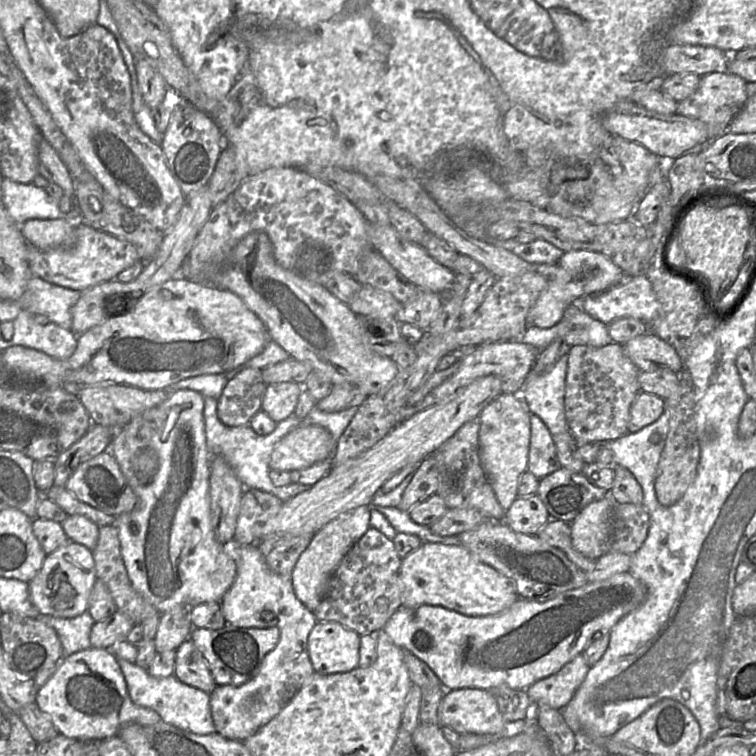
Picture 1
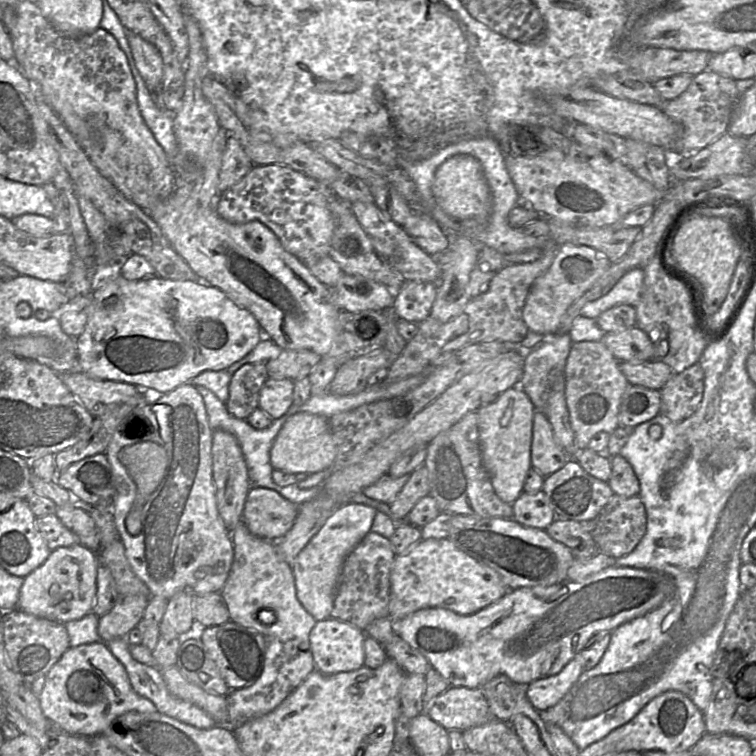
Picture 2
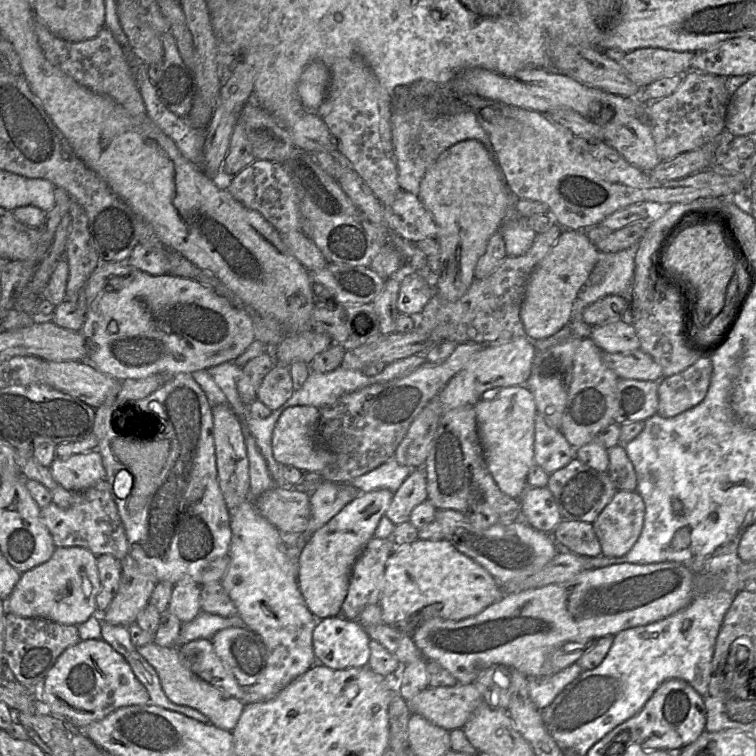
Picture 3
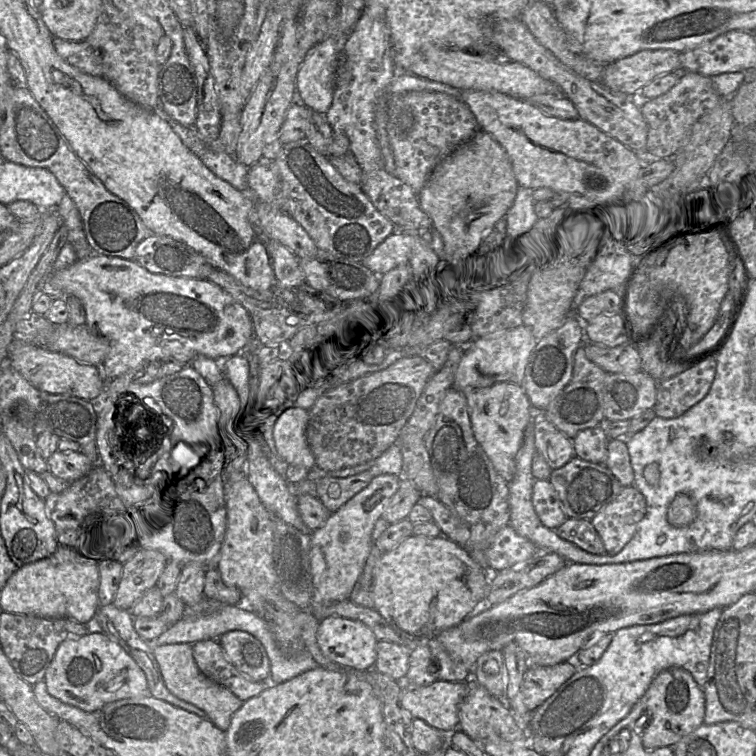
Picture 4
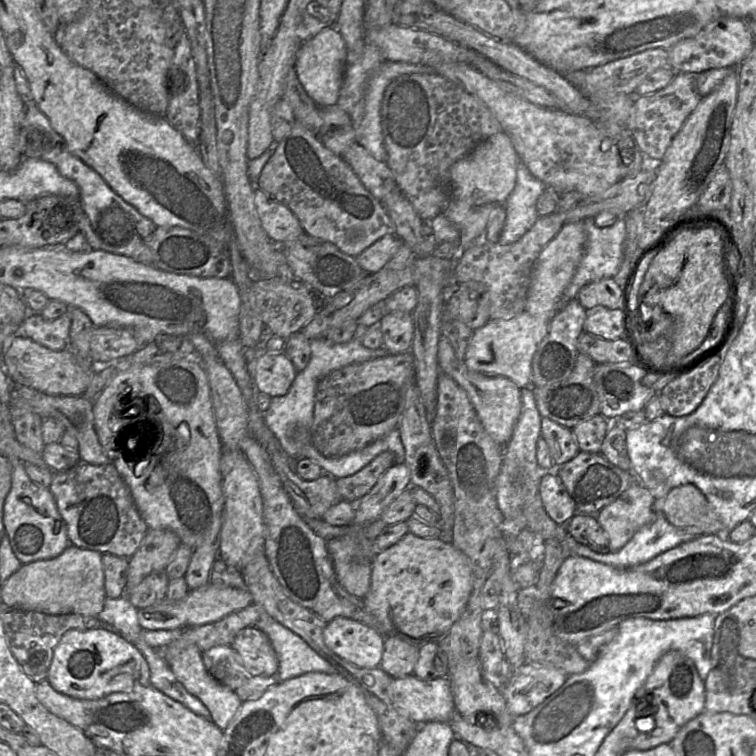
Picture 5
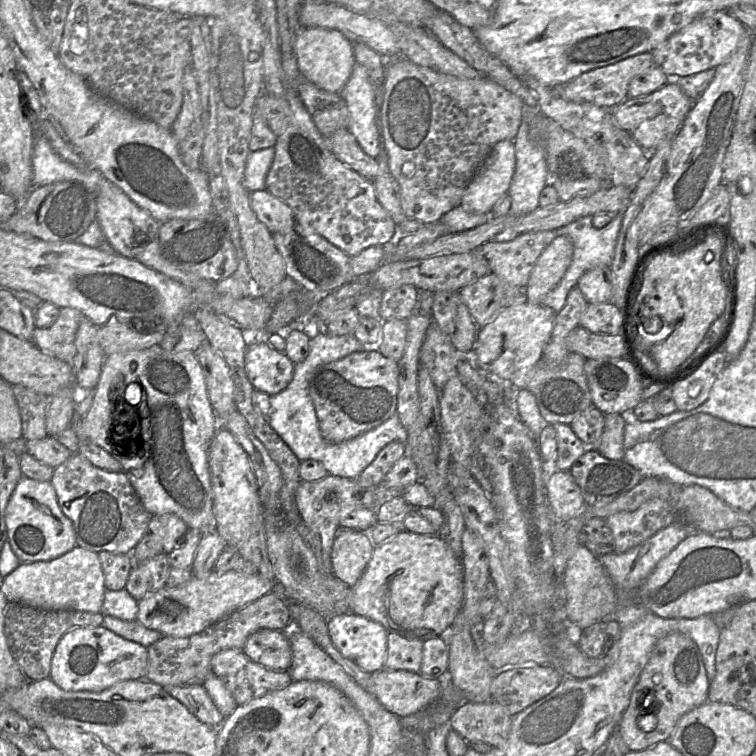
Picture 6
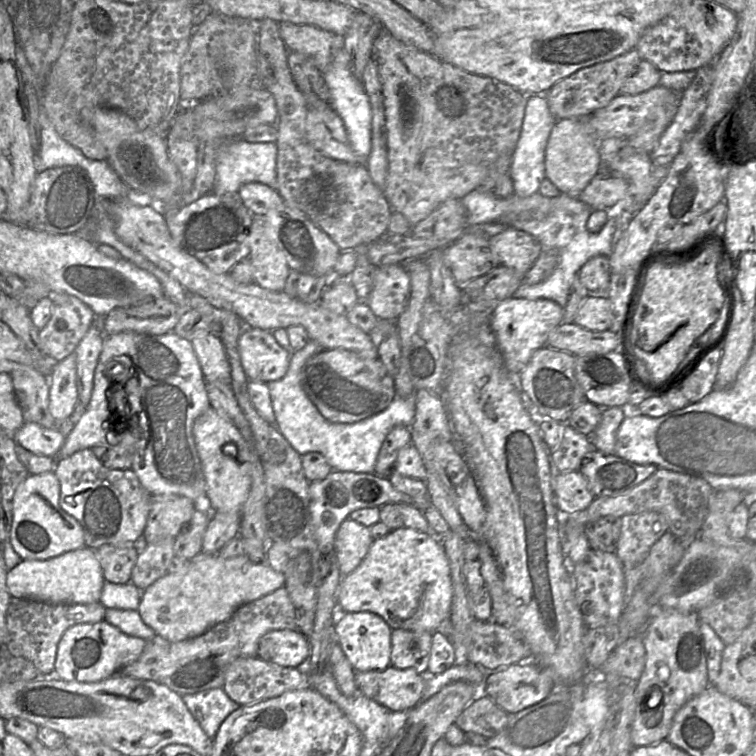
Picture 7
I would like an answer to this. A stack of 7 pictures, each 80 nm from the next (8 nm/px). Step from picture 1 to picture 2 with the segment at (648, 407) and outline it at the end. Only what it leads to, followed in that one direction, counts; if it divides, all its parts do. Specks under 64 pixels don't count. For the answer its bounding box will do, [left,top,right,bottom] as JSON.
[619,384,660,428]

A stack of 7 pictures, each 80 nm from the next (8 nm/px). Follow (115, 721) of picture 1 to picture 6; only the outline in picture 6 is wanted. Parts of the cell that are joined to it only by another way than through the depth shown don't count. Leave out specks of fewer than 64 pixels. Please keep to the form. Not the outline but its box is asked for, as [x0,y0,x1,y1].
[49,625,147,692]

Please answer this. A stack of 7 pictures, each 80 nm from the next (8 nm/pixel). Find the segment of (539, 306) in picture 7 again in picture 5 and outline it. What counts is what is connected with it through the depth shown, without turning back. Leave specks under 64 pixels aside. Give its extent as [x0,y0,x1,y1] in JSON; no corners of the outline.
[464,311,549,390]

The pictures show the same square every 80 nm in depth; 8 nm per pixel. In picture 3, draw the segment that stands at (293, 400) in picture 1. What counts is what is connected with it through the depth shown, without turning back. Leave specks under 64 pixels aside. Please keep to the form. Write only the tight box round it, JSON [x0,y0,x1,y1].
[257,363,293,411]

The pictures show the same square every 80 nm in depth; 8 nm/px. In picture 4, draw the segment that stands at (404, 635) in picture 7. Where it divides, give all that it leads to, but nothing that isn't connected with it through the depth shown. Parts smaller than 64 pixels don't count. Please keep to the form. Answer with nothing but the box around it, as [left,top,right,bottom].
[373,641,410,681]

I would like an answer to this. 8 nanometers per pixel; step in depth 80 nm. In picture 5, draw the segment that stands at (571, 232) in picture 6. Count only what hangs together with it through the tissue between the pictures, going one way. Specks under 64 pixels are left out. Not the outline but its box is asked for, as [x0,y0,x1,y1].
[557,216,626,312]

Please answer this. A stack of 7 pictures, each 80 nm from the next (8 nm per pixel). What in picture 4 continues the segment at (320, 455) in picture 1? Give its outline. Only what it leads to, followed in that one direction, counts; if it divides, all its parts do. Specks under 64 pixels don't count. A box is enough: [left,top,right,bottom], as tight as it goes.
[273,408,318,467]

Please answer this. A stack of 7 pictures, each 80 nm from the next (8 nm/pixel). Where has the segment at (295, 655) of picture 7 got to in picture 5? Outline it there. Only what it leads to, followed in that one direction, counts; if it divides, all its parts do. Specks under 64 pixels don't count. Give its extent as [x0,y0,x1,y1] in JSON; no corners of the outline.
[231,628,279,676]

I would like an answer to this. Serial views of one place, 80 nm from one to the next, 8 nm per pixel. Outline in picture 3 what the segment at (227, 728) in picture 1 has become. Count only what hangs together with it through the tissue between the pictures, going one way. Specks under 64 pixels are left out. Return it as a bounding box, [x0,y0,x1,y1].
[221,498,317,705]

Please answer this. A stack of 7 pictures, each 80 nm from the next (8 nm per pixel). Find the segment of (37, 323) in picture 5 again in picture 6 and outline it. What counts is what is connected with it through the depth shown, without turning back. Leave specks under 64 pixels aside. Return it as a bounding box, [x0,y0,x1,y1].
[33,307,84,362]

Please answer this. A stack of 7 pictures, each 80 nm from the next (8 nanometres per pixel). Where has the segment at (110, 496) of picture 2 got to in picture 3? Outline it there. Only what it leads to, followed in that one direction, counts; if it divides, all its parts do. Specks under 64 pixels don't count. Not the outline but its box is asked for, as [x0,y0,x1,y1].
[49,451,106,493]

